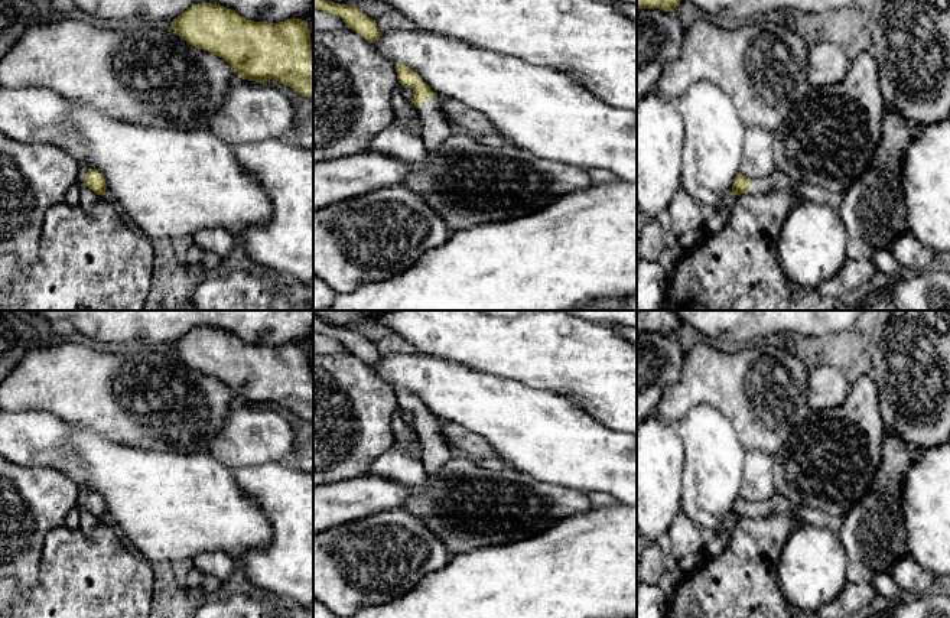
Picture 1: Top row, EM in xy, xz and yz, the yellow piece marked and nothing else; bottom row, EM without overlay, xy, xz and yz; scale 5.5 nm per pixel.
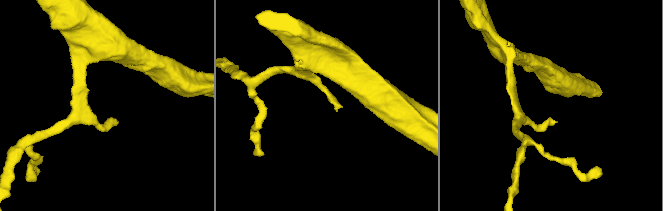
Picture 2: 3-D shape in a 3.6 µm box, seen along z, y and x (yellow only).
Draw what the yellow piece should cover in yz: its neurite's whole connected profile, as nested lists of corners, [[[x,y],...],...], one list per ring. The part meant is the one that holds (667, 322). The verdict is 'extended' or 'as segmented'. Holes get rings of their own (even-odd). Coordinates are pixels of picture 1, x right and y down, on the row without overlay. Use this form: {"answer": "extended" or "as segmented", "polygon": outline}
{"answer": "as segmented", "polygon": [[[637,310],[637,332],[674,335],[681,321],[674,310]]]}

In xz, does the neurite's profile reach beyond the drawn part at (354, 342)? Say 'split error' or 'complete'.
complete

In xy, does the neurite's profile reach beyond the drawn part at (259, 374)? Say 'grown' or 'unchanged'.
unchanged

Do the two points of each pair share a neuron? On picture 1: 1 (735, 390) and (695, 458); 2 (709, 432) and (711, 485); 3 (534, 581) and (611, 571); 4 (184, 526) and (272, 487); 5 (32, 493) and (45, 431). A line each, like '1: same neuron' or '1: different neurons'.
1: different neurons
2: same neuron
3: same neuron
4: different neurons
5: different neurons

